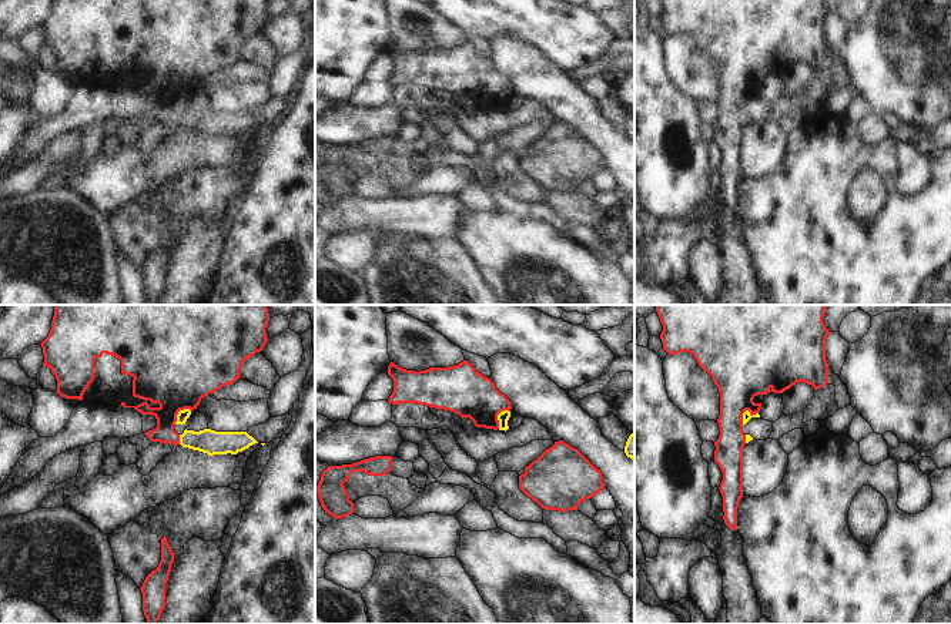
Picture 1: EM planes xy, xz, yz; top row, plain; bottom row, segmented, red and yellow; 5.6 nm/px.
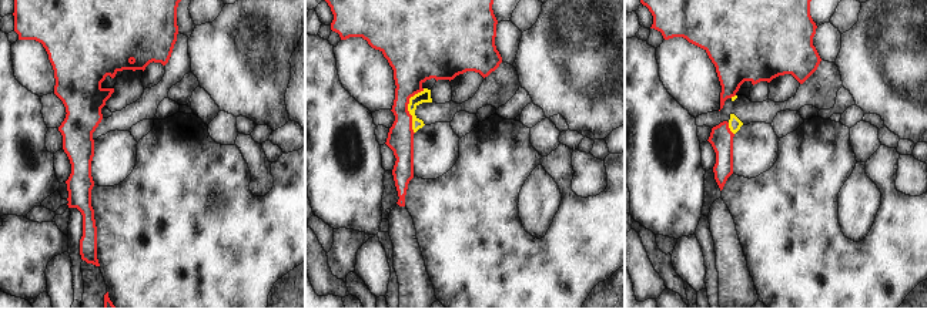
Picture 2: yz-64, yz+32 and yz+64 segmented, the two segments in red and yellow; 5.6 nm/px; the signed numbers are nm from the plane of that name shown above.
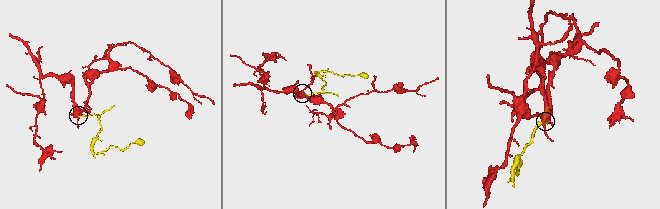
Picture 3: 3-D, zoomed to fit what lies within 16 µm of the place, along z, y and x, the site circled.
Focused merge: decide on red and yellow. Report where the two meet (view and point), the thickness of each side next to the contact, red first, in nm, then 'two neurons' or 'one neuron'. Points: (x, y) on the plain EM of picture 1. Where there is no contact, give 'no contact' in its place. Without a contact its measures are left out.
xz (496, 97) | 260/70 nm | two neurons

